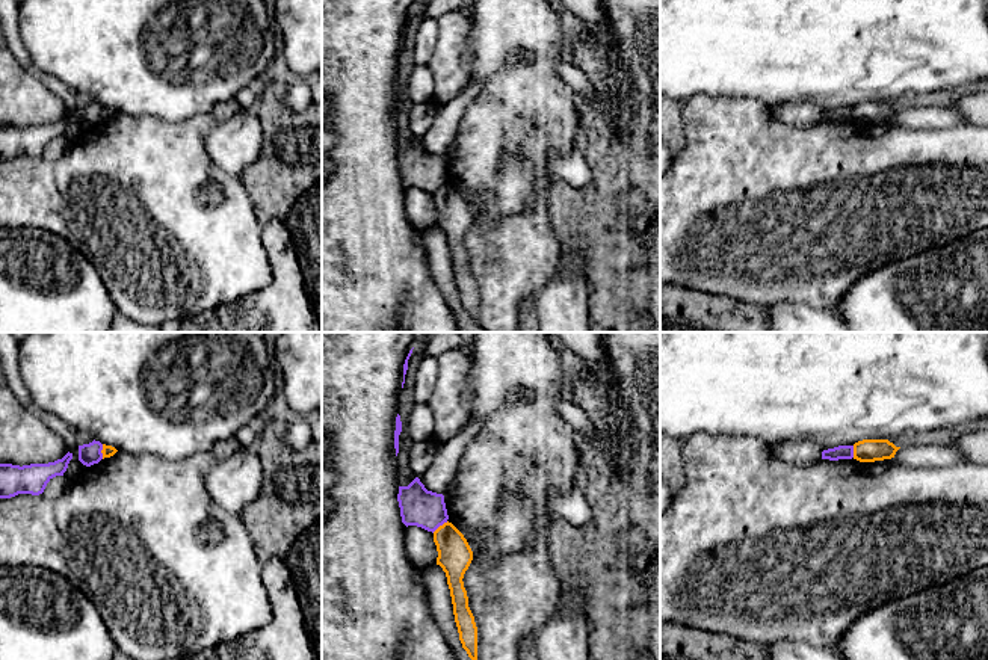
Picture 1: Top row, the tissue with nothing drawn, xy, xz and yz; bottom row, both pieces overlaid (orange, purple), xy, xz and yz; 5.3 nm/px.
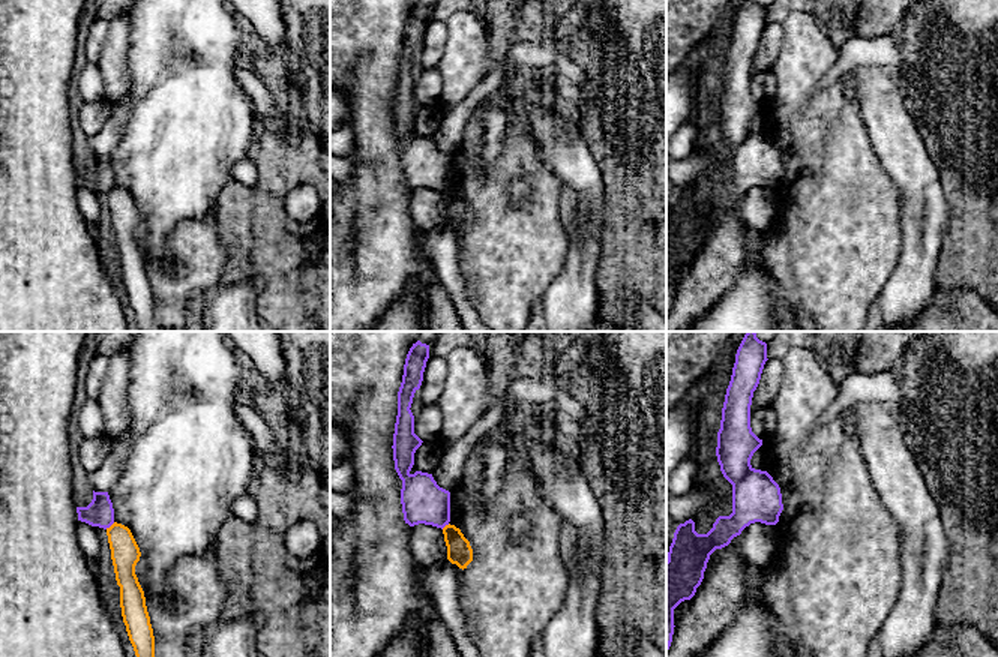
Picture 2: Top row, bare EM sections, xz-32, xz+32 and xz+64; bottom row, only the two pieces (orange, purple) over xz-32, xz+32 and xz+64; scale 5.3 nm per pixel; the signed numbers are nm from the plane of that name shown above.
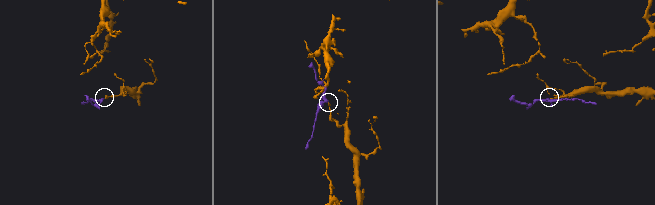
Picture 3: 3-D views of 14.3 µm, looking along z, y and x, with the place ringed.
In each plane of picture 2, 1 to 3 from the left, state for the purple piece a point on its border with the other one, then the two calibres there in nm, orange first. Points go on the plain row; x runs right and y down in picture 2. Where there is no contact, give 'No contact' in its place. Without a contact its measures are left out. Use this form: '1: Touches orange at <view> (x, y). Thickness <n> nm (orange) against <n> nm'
1: Touches orange at xz-32 (111, 189). Thickness 160 nm (orange) against 150 nm
2: Touches orange at xz+32 (446, 189). Thickness 140 nm (orange) against 240 nm
3: No contact

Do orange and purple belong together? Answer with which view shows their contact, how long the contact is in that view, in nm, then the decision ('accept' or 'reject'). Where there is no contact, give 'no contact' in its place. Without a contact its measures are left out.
xy | 80 nm | reject

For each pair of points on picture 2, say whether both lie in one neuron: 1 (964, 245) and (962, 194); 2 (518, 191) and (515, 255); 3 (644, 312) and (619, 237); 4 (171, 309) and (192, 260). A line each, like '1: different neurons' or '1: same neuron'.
1: same neuron
2: different neurons
3: different neurons
4: same neuron

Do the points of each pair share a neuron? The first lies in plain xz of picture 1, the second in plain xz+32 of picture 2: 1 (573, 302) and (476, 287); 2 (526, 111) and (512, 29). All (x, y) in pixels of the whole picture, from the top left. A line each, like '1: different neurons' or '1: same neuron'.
1: different neurons
2: same neuron

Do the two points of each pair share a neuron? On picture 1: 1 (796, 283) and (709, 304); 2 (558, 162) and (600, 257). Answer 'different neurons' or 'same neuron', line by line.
1: different neurons
2: different neurons

